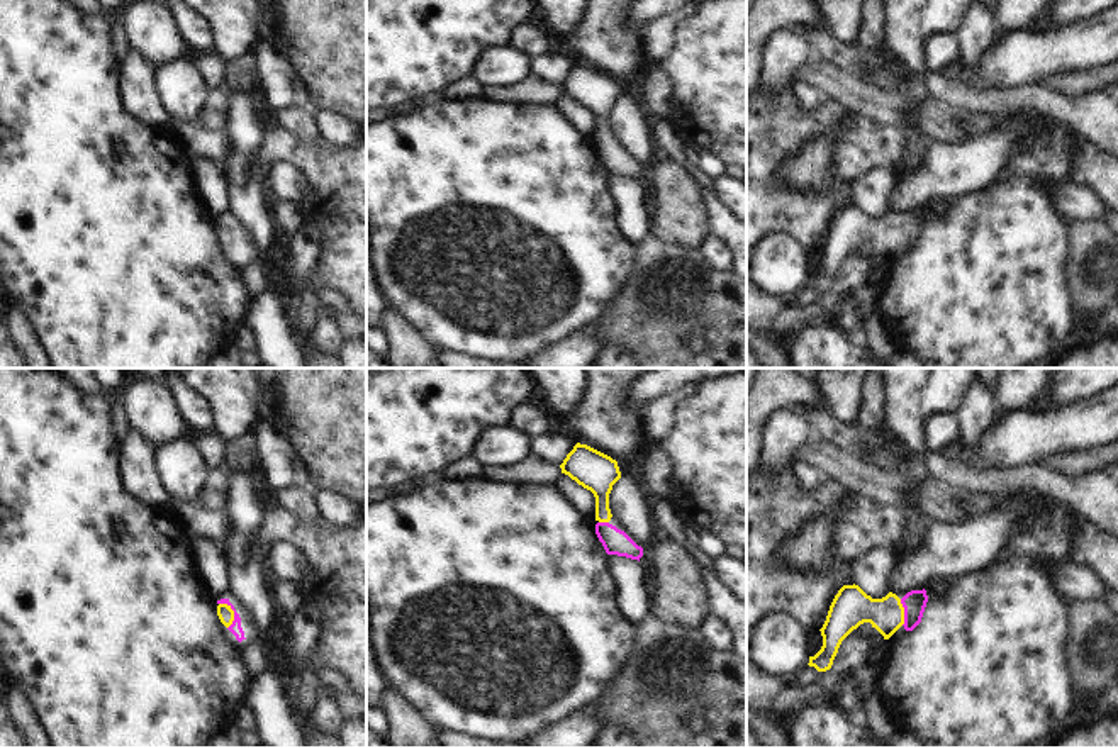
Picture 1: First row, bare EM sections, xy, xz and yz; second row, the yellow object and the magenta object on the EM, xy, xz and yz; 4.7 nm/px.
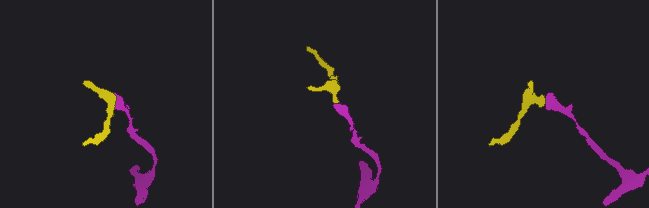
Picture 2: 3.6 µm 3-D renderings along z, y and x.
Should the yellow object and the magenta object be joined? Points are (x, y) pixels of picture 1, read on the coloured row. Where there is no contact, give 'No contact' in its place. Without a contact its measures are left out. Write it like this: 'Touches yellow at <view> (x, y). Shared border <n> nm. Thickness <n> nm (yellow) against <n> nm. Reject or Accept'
Touches yellow at xy (233, 613). Shared border 130 nm. Thickness 80 nm (yellow) against 60 nm. Accept

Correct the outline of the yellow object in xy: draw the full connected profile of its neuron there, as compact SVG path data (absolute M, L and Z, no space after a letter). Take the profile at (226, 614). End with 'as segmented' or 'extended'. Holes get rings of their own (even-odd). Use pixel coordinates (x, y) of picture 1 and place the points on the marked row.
M221 599L217 600L217 604L217 616L221 622L236 636L239 643L246 639L241 628L241 617L236 612L234 606L229 602L229 599Z | extended

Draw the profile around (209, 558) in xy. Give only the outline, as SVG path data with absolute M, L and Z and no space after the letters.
M192 539L190 550L202 587L215 600L226 599L229 590L229 565L224 546L205 539Z

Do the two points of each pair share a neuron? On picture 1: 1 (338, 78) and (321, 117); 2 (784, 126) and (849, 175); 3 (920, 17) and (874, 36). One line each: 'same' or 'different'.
1: different
2: same
3: different

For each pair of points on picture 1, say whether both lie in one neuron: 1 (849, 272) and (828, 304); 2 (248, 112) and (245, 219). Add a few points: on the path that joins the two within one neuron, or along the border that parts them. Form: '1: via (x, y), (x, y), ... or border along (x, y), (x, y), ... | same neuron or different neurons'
1: via (847, 280), (835, 295) | same neuron
2: via (243, 139), (245, 192) | same neuron

